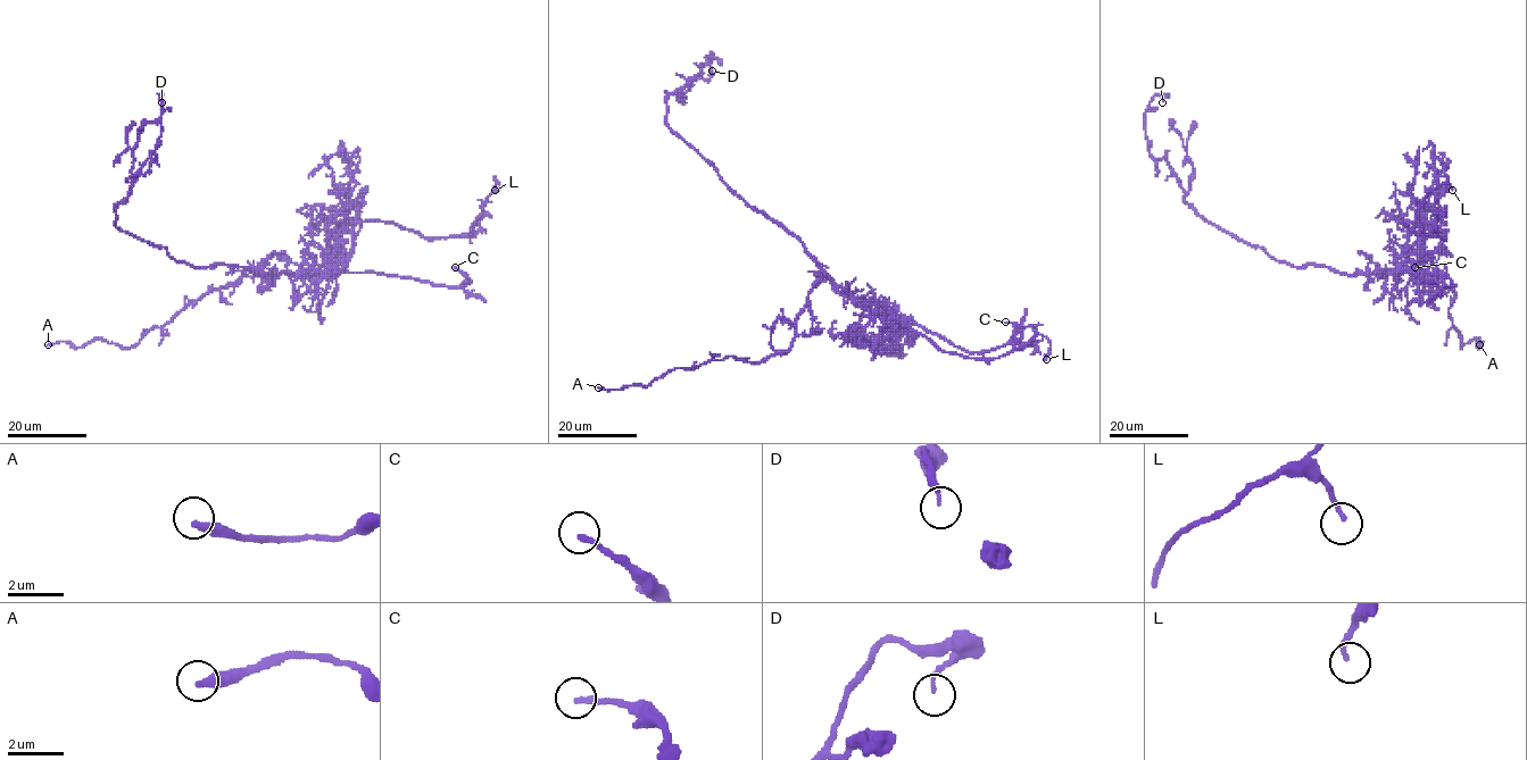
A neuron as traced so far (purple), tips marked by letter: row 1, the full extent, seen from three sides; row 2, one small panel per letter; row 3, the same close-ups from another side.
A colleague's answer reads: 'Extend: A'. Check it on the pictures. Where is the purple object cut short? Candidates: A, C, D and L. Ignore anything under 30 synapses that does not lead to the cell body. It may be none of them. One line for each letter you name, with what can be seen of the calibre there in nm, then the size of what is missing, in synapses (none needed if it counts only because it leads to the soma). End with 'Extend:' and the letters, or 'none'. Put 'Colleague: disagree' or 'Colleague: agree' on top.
Colleague: agree
A: 360 nm thick
Extend: A

